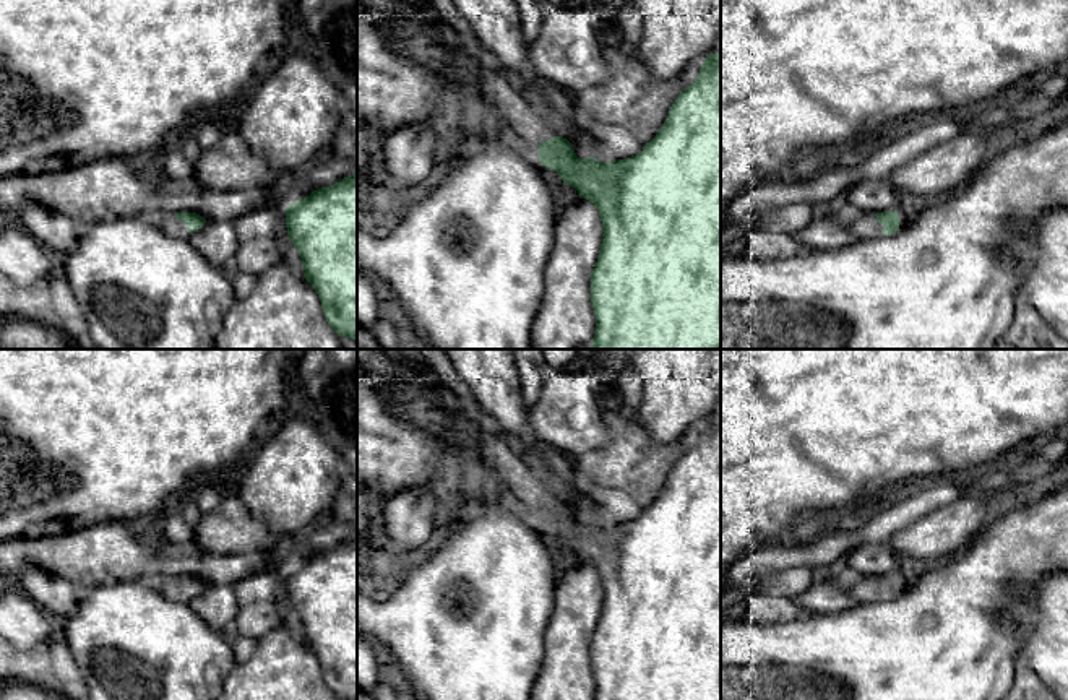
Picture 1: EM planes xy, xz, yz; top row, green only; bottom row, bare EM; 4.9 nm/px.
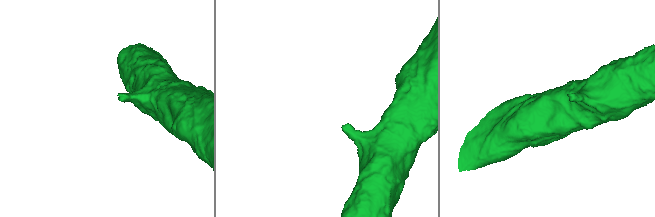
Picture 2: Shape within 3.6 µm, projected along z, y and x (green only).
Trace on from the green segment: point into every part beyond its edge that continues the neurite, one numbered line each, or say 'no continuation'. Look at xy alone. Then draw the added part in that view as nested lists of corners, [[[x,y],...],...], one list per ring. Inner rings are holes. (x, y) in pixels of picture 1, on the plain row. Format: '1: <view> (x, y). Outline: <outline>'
1: xy (167, 585). Outline: [[[159,577],[153,583],[170,601],[188,603],[192,599],[187,586],[179,585],[175,577]]]

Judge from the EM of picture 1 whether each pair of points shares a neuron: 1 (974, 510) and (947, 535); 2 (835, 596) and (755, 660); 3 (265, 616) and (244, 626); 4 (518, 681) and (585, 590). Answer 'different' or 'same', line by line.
1: same
2: different
3: same
4: different

